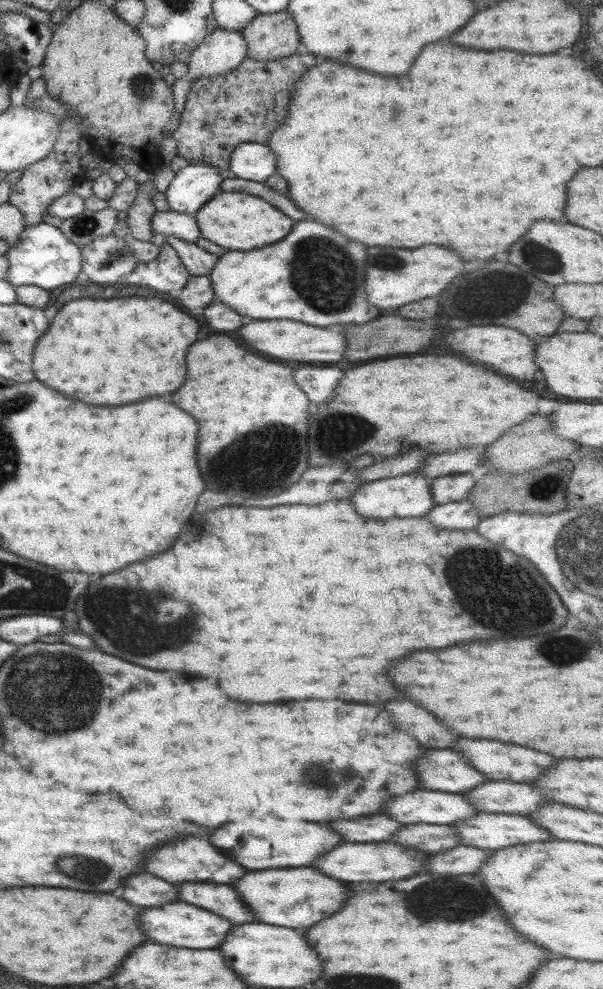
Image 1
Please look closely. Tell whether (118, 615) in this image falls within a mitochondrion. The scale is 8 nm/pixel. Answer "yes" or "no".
yes

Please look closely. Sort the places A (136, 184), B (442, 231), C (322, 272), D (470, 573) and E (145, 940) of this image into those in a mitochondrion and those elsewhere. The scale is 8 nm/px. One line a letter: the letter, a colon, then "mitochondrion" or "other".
A: other
B: other
C: mitochondrion
D: mitochondrion
E: other

